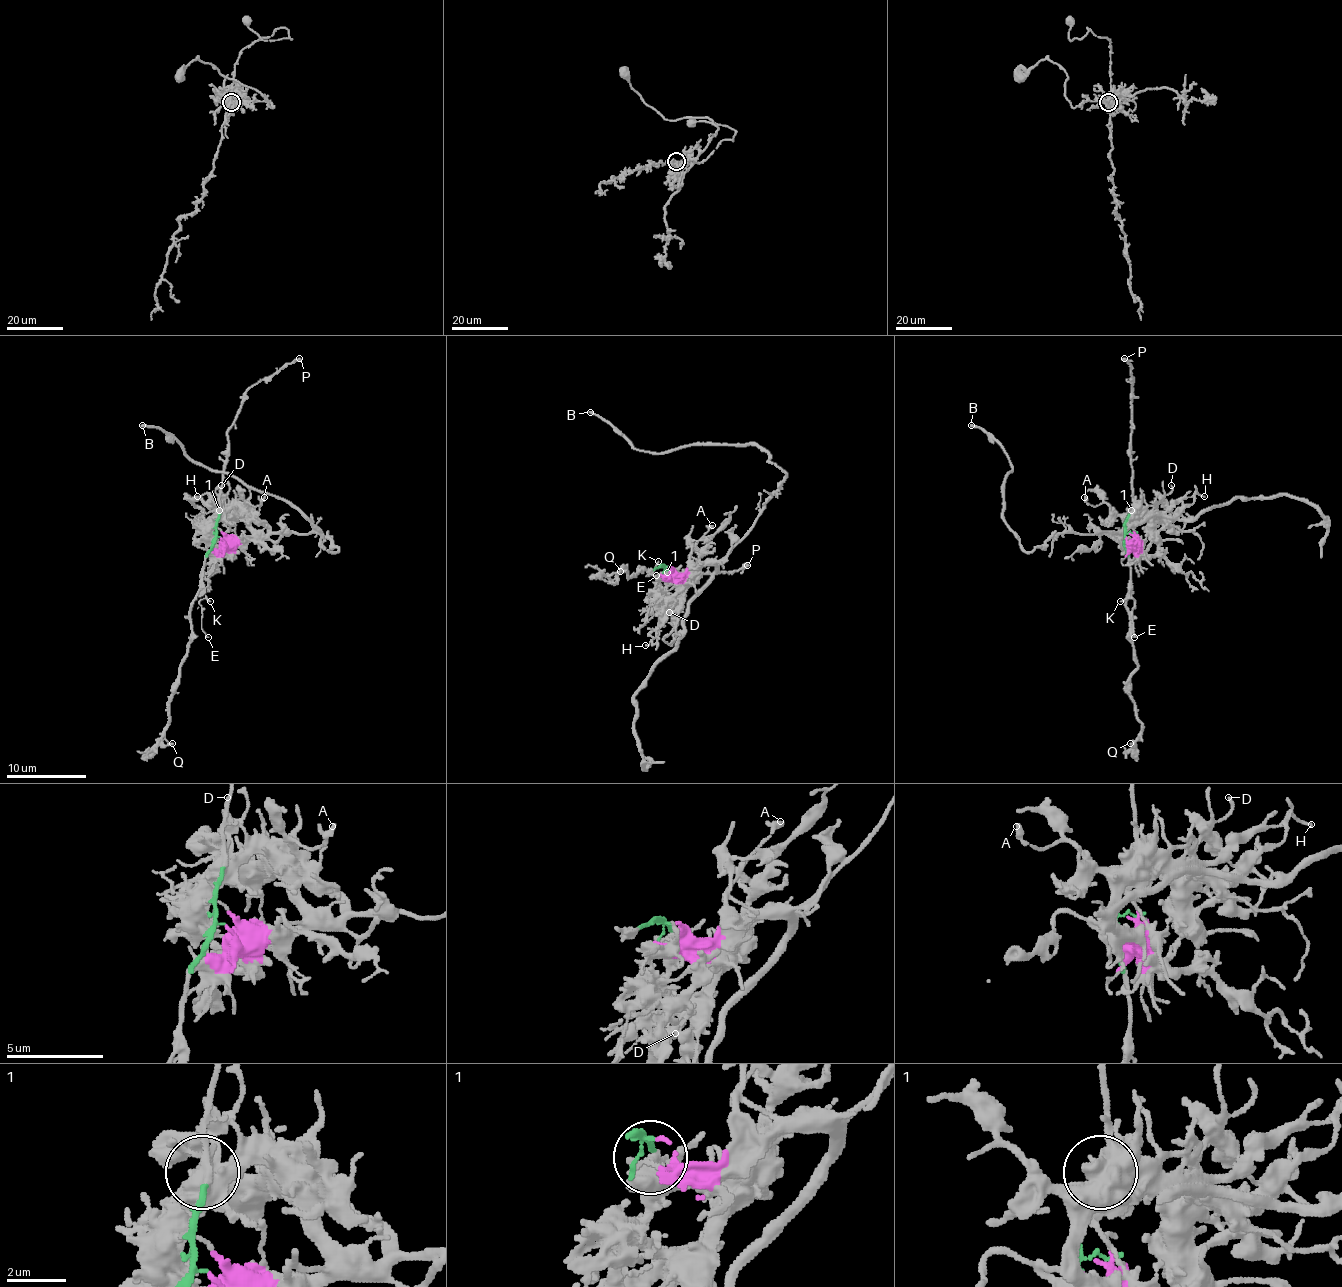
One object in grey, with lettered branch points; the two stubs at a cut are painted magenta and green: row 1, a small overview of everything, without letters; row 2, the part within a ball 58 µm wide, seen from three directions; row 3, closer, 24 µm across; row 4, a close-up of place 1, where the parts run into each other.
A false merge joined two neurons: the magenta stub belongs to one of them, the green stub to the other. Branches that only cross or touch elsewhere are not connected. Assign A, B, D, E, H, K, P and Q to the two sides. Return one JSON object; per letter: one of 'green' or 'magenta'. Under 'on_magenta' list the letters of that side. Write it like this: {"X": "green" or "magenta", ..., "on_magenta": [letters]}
{"A": "magenta", "B": "magenta", "D": "magenta", "E": "green", "H": "magenta", "K": "green", "P": "green", "Q": "green", "on_magenta": ["A", "B", "D", "H"]}

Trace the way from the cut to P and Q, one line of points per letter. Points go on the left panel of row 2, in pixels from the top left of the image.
P: (219, 536), (217, 518), (223, 465), (227, 459), (227, 429), (250, 387), (270, 379), (300, 357)
Q: (219, 536), (205, 560), (203, 590), (193, 602), (191, 641), (181, 665), (161, 741), (165, 744), (173, 742)

